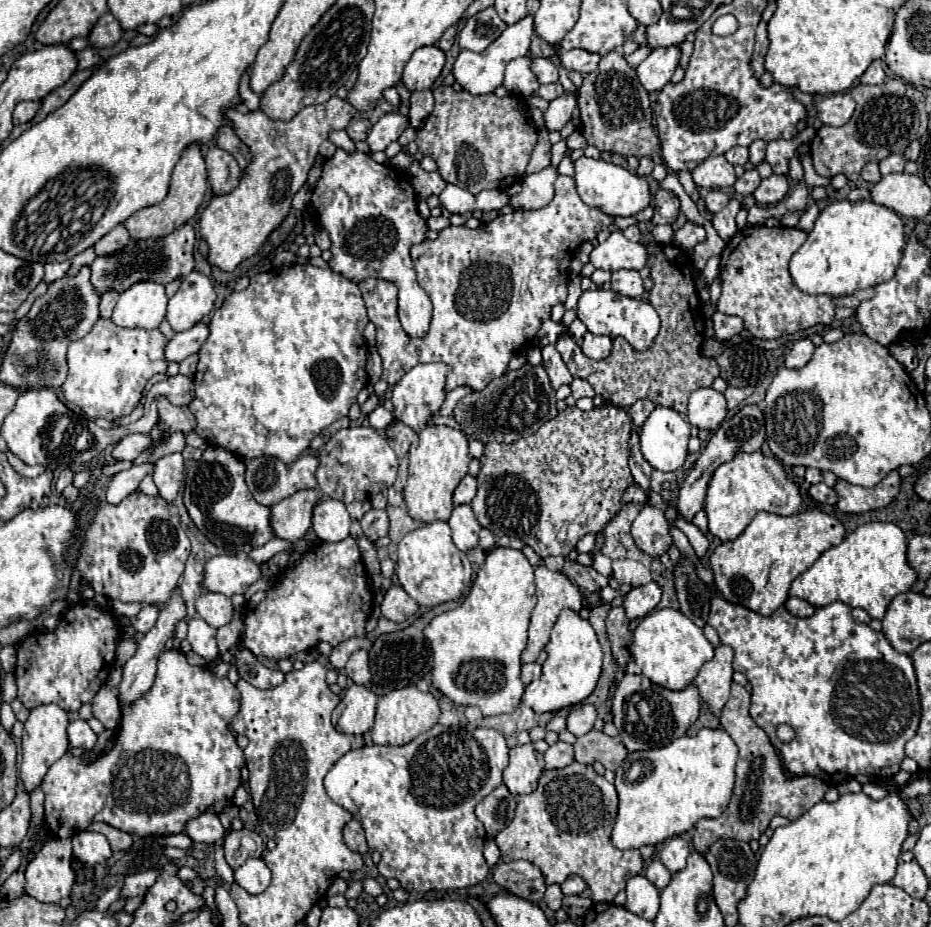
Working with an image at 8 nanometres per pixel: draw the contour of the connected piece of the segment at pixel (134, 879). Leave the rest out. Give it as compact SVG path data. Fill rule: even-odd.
M147 870L135 876L127 876L121 888L121 898L135 898L135 896L143 896L145 890L155 882L159 870Z

